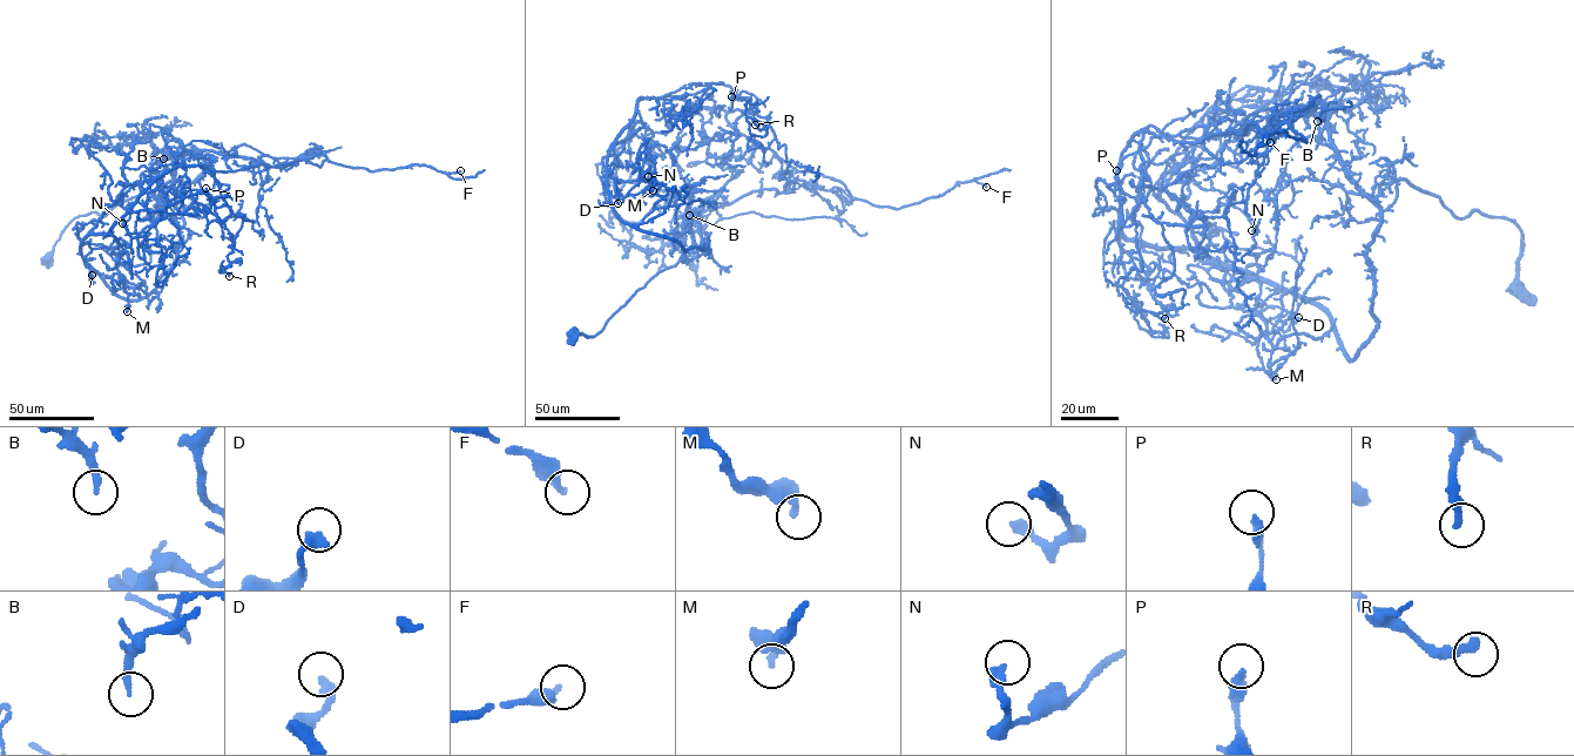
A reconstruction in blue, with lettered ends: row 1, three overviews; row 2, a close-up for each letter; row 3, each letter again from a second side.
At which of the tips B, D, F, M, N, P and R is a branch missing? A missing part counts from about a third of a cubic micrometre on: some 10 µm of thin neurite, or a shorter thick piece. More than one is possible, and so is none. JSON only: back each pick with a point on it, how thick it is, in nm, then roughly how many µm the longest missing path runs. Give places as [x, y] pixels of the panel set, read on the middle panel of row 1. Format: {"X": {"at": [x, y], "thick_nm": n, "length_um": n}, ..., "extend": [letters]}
{"extend": []}

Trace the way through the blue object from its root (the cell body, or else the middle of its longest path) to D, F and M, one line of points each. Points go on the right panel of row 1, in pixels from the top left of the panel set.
D: (1518, 290), (1512, 222), (1396, 180), (1370, 338), (1352, 359), (1333, 322), (1274, 345), (1254, 315), (1298, 317)
F: (1518, 290), (1512, 222), (1382, 183), (1351, 359), (1318, 305), (1122, 231), (1135, 133), (1305, 140), (1270, 142)
M: (1518, 290), (1512, 222), (1382, 183), (1376, 330), (1351, 359), (1333, 322), (1274, 345), (1245, 315), (1276, 379)

